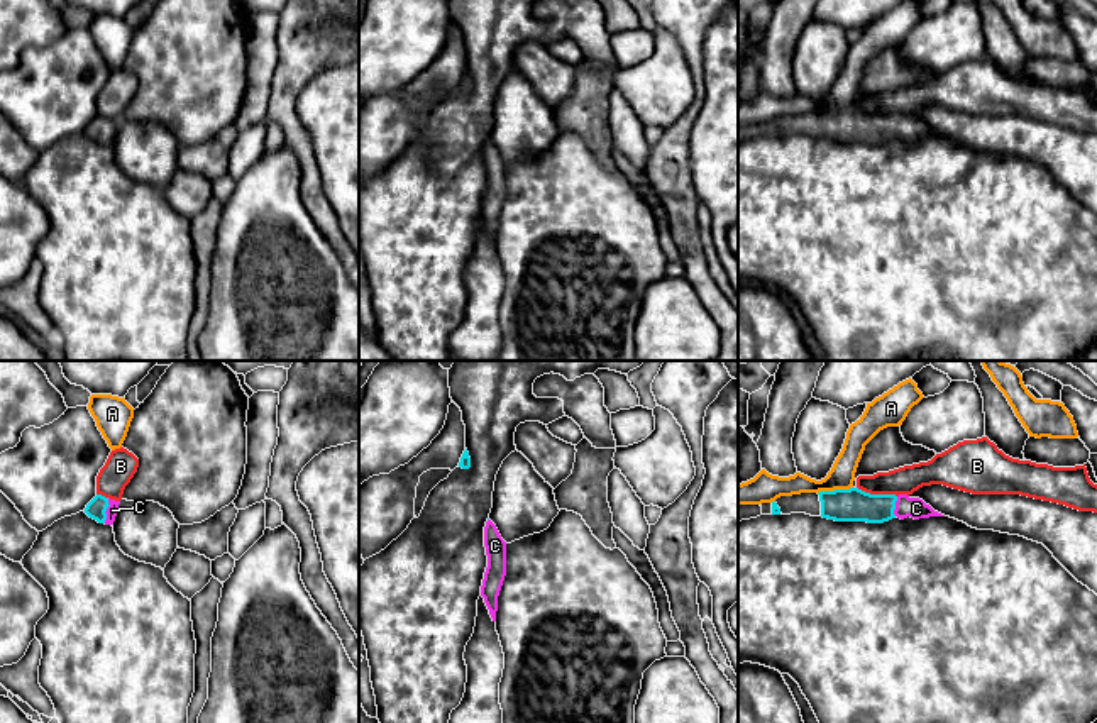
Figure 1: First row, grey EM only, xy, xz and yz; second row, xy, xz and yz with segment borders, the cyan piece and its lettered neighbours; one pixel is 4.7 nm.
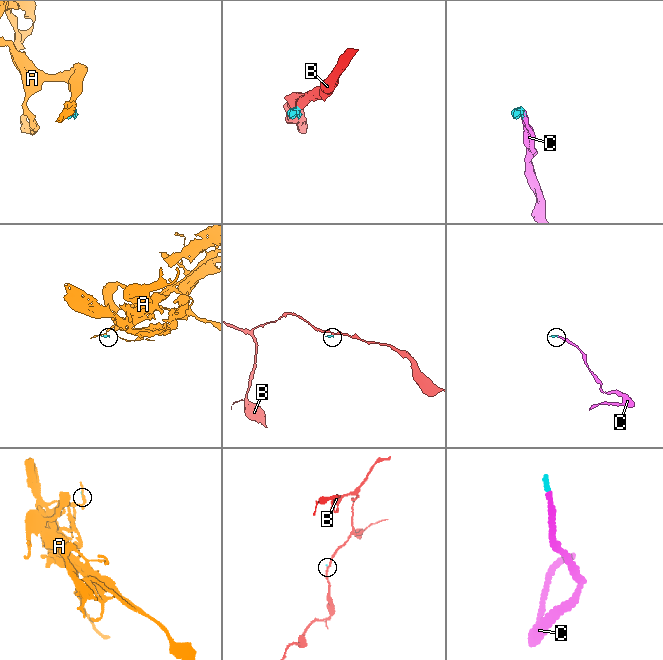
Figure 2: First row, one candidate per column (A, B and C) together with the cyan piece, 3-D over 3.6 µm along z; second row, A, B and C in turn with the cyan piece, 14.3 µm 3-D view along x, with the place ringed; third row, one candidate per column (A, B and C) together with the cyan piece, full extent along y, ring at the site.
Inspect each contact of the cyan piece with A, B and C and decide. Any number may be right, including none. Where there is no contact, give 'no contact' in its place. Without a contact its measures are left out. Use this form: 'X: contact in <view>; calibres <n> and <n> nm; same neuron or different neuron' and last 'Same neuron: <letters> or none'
A: contact in yz; calibres 160 and 120 nm; same neuron
B: contact in yz; calibres 160 and 130 nm; different neuron
C: contact in xy; calibres 90 and 50 nm; same neuron
Same neuron: A, C

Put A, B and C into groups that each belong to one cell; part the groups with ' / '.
A C / B

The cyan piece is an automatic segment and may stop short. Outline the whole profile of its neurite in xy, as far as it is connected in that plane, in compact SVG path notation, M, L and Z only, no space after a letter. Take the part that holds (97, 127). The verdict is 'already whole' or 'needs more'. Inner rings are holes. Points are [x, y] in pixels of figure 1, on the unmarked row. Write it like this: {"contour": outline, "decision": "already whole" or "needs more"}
{"contour": "M96 115L85 129L85 134L98 144L113 146L120 122Z", "decision": "needs more"}

